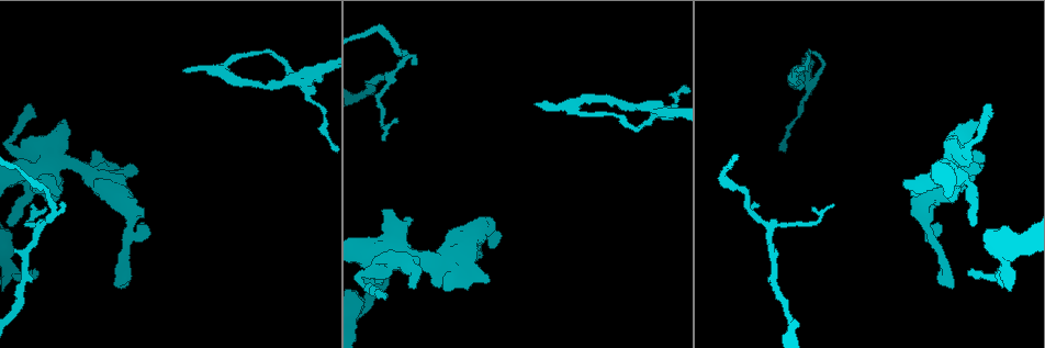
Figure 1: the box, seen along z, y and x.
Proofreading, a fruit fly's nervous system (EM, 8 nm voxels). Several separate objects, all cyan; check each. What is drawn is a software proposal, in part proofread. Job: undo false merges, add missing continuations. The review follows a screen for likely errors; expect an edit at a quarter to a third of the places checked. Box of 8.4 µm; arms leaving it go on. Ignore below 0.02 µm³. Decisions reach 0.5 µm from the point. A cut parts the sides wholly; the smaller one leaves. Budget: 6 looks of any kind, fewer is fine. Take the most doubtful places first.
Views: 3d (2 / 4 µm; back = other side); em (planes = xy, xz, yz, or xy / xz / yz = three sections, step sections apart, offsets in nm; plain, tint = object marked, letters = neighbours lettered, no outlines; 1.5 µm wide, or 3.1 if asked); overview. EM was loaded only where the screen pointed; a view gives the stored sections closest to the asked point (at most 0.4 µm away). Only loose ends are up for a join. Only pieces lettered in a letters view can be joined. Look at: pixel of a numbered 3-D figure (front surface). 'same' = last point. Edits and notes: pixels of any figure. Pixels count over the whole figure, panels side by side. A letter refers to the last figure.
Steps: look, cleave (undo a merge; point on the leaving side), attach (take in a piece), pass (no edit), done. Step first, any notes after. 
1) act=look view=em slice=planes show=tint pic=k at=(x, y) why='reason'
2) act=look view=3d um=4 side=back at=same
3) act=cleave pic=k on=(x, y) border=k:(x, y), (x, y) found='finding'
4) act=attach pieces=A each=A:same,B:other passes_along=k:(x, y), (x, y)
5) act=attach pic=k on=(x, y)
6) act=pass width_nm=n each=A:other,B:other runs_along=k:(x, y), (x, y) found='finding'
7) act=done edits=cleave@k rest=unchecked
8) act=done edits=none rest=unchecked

act=look view=em slice=planes show=letters pic=1 at=(382, 141) why='thin end'

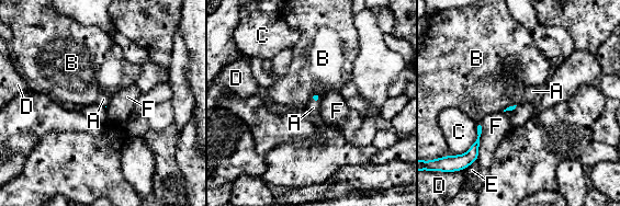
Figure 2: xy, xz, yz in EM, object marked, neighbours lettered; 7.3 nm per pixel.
act=attach pic=2 on=(313, 107) each=A:same,B:other,C:other,D:other,E:other,F:other passes_along=2:(316, 98), (315, 101), (313, 107) found='the neuron continues'

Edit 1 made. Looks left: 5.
act=look view=3d um=4 pic=1 at=(184, 69) why='an open end'

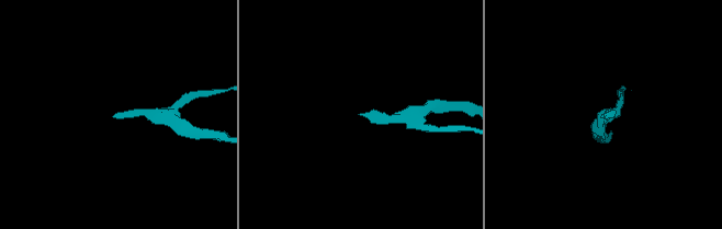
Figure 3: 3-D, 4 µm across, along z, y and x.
act=look view=em slice=planes show=letters pic=3 at=(115, 117) why='need the tissue'

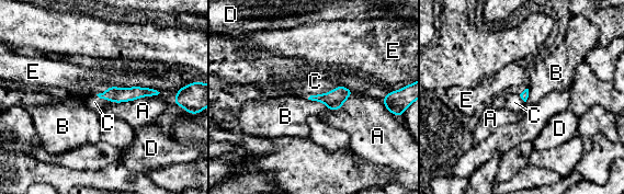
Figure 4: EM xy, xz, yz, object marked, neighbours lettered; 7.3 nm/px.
act=attach pic=4 on=(315, 81) longest_contact=A:340nm each=A:other,B:other,C:same,D:other,E:other passes_along=4:(335, 99), (322, 94), (315, 81) found='it goes on there'

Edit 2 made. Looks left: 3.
act=look view=3d um=4 pic=1 at=(260, 85) why='thin neck'

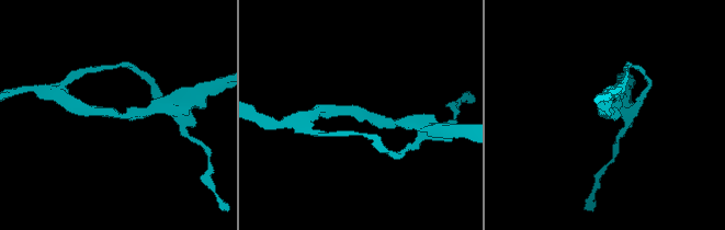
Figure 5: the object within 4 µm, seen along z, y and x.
act=look view=em slice=xy step=4 show=tint pic=5 at=(360, 112) arm_widths_nm=190,200

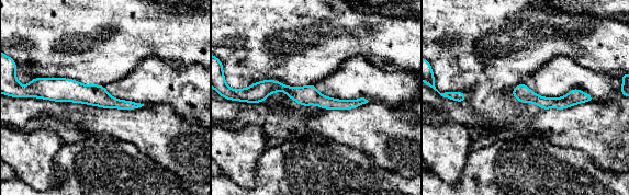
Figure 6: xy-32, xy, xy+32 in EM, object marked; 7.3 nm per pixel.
act=look view=em slice=xz step=8 show=letters at=same why='another direction'

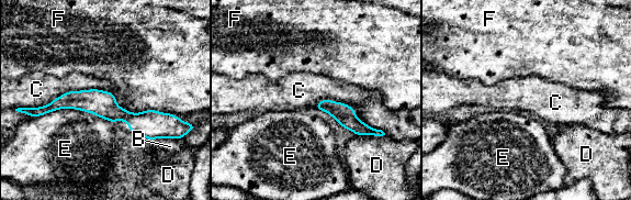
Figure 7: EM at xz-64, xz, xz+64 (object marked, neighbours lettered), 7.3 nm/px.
act=pass longest_contact=C:600nm each=B:other,C:other,D:other,E:other,F:other runs_along=7:(41, 110), (98, 101), (134, 120), (169, 119) found='one neuron here'

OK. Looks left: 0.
act=done edits=attach@2,attach@4 rest=unchecked

